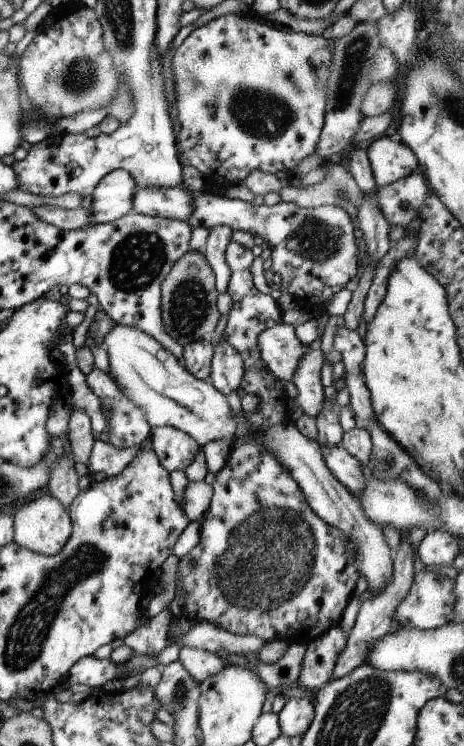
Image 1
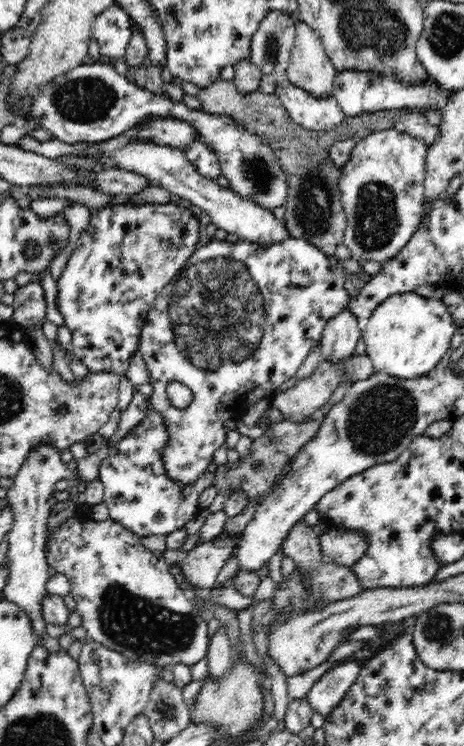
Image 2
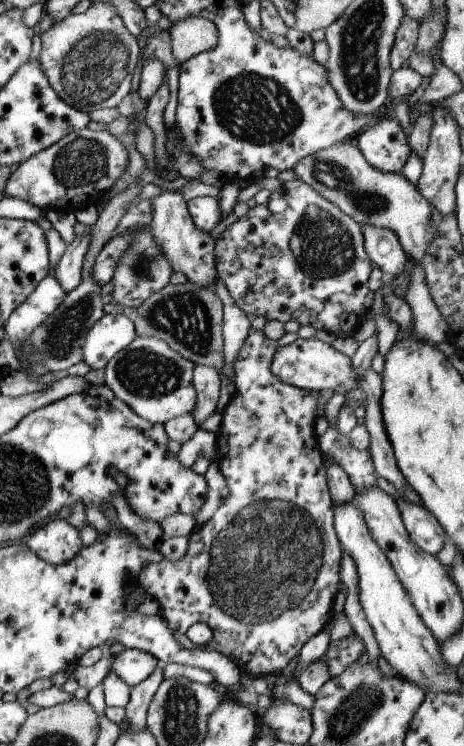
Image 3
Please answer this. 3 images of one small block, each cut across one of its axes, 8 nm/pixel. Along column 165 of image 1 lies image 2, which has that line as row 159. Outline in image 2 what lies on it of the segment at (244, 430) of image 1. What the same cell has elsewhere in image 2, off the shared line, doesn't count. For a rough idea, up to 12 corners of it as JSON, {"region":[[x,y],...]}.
{"region":[[356,142],[339,178],[351,258],[383,264],[422,220],[426,143]]}

